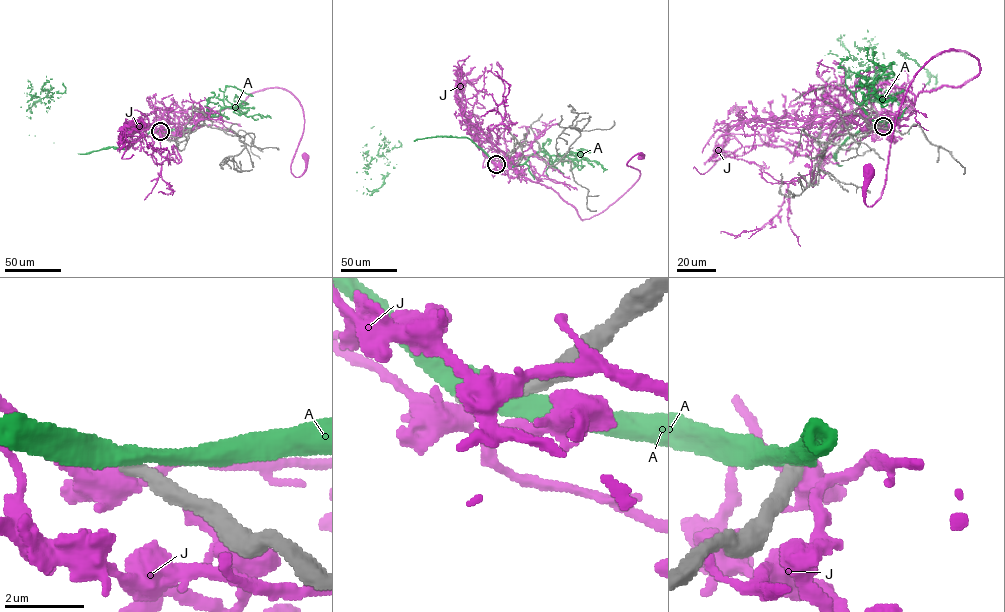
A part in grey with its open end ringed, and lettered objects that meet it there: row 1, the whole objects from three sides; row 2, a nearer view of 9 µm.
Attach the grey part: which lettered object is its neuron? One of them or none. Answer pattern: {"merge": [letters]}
{"merge": []}

